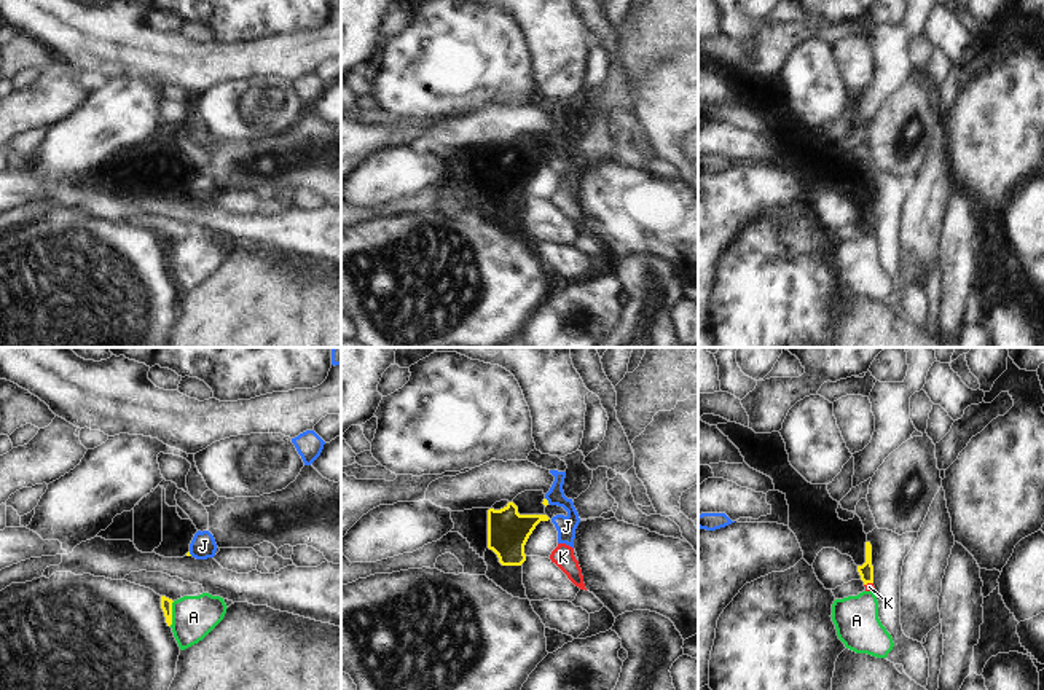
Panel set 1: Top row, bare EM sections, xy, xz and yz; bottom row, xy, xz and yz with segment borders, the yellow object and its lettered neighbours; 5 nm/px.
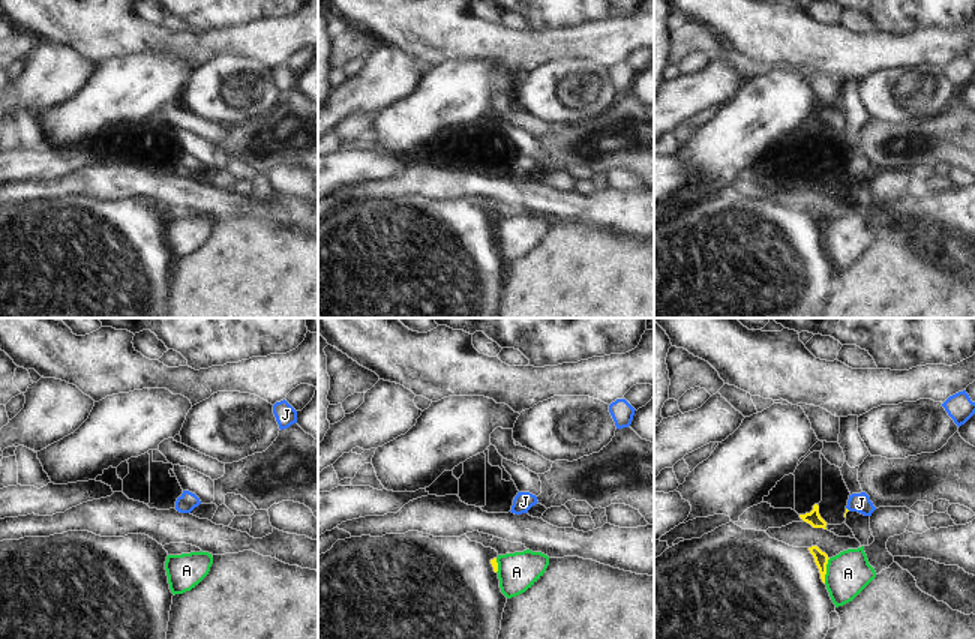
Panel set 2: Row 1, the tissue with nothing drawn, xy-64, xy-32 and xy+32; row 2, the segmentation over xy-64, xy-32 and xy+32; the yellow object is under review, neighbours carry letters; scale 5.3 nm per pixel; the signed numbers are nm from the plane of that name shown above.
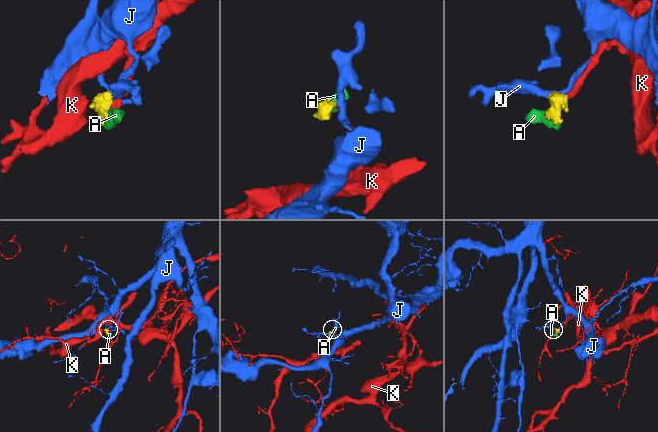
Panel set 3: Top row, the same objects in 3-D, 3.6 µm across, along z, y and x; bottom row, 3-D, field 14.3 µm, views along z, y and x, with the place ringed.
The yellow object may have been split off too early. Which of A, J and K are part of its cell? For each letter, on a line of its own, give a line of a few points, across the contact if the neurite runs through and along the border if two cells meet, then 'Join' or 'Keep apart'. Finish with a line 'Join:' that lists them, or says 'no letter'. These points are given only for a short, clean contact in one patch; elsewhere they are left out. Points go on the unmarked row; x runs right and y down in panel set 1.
A: Line: xy (174, 244), (169, 268). Keep apart
J: Line: xz (545, 141), (549, 145). Keep apart
K: Line: yz (872, 225), (864, 228). Keep apart
Join: no letter

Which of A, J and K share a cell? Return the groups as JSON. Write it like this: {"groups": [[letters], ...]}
{"groups": [["A", "K"], ["J"]]}

